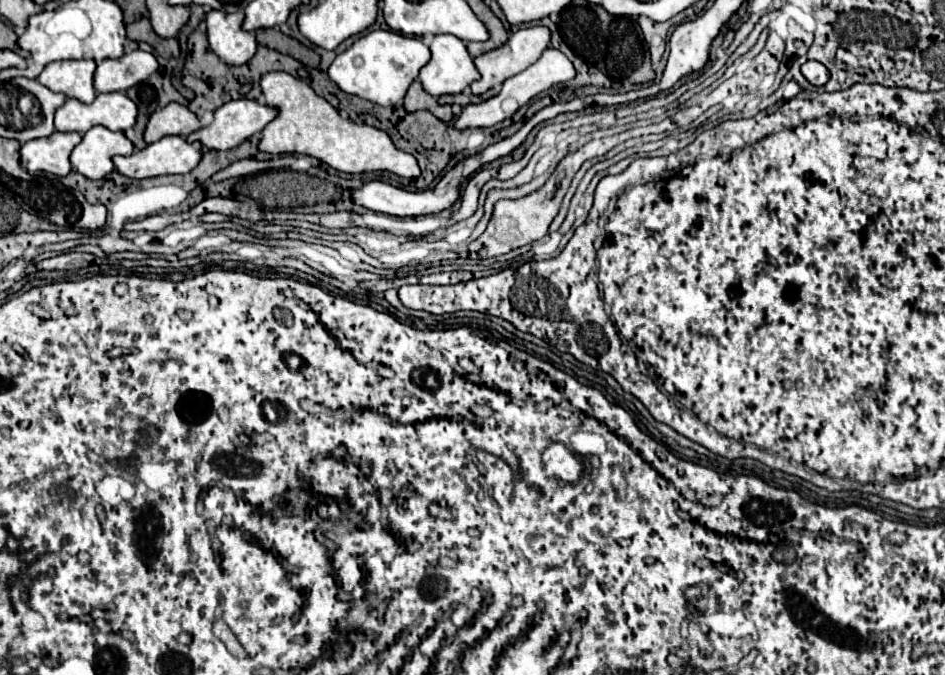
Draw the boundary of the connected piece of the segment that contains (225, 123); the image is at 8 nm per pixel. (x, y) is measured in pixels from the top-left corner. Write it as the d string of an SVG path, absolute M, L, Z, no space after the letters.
M249 99L229 101L215 111L215 119L211 125L191 133L187 141L189 143L199 141L207 149L215 151L229 151L241 145L253 133L261 131L275 117L277 109L271 109L257 101Z

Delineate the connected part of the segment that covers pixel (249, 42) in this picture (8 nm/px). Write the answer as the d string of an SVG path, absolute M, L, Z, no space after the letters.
M223 11L207 13L207 37L213 53L227 65L247 63L257 47L255 35L241 29L241 15L227 15Z

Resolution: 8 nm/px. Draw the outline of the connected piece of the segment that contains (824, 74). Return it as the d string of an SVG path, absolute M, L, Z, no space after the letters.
M807 61L803 67L801 67L805 79L811 83L811 85L825 85L829 81L829 71L823 63L819 61Z

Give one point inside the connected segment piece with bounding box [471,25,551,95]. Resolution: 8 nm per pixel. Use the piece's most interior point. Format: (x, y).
(525, 46)

